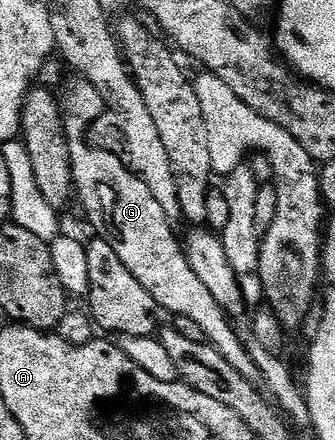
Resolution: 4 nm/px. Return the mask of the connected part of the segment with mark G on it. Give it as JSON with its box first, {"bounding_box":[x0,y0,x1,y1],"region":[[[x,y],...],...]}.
{"bounding_box":[61,75,260,382],"region":[[[78,75],[72,76],[72,78],[67,85],[67,94],[61,97],[64,116],[63,130],[67,132],[73,189],[77,194],[77,201],[79,197],[80,203],[83,204],[83,209],[87,212],[92,227],[99,232],[96,234],[102,240],[107,241],[109,247],[113,247],[113,251],[117,251],[117,259],[121,259],[121,263],[125,263],[125,267],[129,267],[129,275],[133,275],[133,279],[137,279],[137,283],[141,283],[141,287],[145,287],[145,291],[149,291],[149,295],[162,312],[164,309],[165,312],[171,313],[170,315],[175,317],[195,320],[201,327],[201,331],[205,331],[206,344],[213,346],[221,355],[221,359],[225,359],[225,363],[229,363],[229,367],[233,367],[233,371],[240,373],[246,381],[258,382],[260,380],[258,367],[250,357],[244,338],[239,338],[238,333],[231,327],[232,318],[222,309],[221,304],[213,299],[209,288],[201,283],[196,272],[193,271],[193,267],[190,266],[189,259],[184,253],[184,246],[181,244],[180,238],[175,238],[175,233],[171,230],[172,218],[167,216],[161,203],[157,203],[157,199],[153,199],[149,187],[145,187],[142,179],[136,173],[131,172],[125,163],[121,163],[121,159],[117,155],[113,155],[105,147],[100,147],[98,144],[96,144],[97,146],[90,145],[87,142],[87,132],[90,131],[91,124],[102,113],[105,113],[105,106],[97,87],[93,87],[93,83],[89,83],[84,77]]]}

